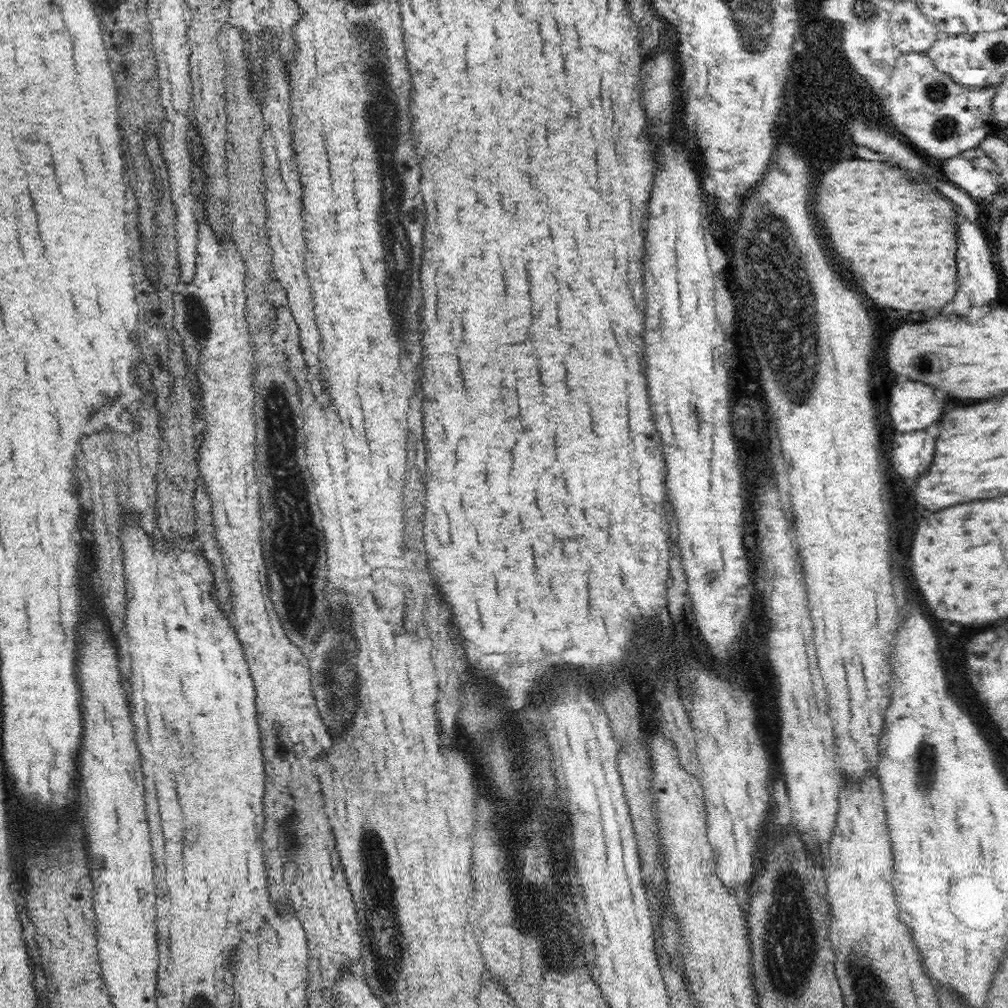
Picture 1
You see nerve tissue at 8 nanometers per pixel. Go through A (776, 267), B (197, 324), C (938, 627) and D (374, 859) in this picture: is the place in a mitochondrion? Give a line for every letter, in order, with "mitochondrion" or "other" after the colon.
A: mitochondrion
B: mitochondrion
C: other
D: mitochondrion

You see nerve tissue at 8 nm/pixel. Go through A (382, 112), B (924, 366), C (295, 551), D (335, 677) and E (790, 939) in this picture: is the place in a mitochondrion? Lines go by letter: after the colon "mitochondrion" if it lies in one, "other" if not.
A: mitochondrion
B: other
C: mitochondrion
D: mitochondrion
E: mitochondrion

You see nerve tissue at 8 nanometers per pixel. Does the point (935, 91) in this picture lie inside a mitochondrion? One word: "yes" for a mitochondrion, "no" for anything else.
yes

